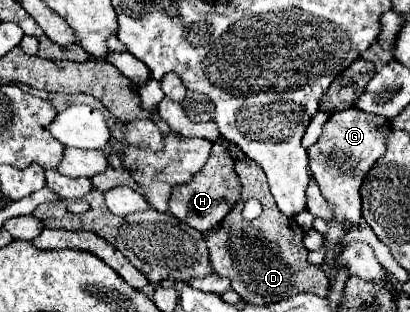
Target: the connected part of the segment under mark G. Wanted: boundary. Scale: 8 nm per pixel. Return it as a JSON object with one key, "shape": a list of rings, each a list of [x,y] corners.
{"shape":[[[348,108],[342,112],[334,112],[328,122],[324,124],[324,130],[314,146],[308,150],[310,158],[310,172],[316,184],[320,186],[322,196],[330,206],[334,206],[334,218],[338,222],[328,222],[328,232],[326,232],[326,252],[334,250],[336,246],[342,248],[342,238],[346,236],[346,230],[342,230],[342,222],[362,222],[362,196],[360,188],[370,172],[370,166],[378,158],[382,158],[386,150],[386,134],[390,132],[390,124],[386,118],[378,118],[378,114],[362,112],[358,108]]]}

